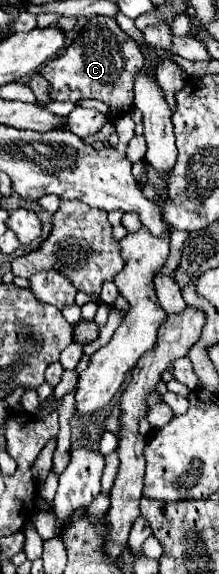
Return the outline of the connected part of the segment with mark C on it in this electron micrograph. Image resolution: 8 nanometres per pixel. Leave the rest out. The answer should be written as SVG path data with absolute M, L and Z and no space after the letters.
M91 17L77 39L55 59L47 61L39 73L51 83L53 101L99 99L111 107L111 117L133 109L133 77L143 65L143 55L135 39L127 39L123 29L111 17Z

